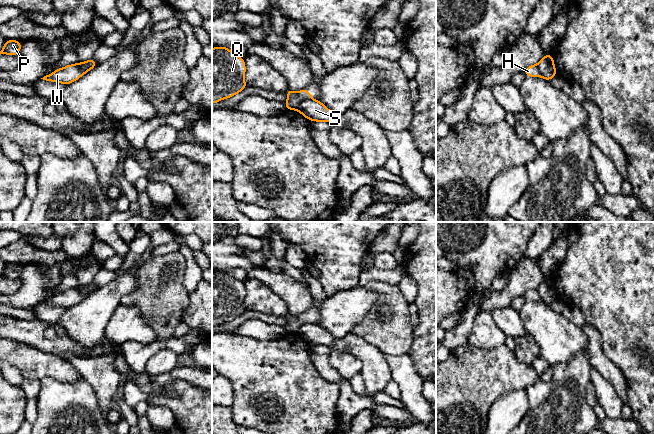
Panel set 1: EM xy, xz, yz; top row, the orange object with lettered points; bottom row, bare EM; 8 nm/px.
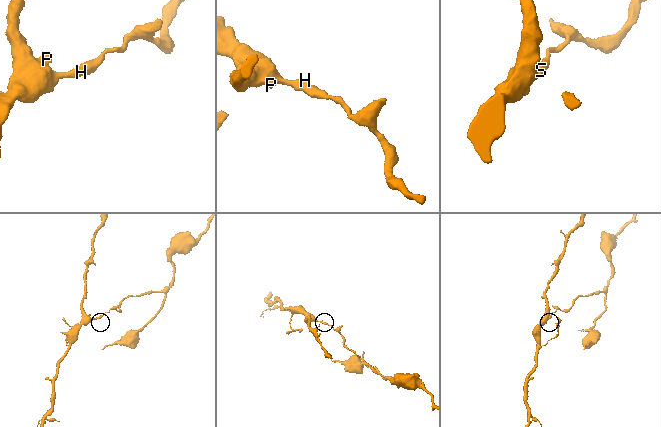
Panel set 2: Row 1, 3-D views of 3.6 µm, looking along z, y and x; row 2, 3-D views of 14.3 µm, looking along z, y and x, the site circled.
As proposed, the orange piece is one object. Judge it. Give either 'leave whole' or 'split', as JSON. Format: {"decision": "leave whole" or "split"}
{"decision": "split"}

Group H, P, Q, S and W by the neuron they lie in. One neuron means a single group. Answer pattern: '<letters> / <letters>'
H P Q W / S

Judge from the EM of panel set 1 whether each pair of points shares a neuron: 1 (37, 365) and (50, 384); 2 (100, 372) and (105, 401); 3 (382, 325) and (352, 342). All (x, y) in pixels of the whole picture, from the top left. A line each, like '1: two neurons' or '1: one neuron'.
1: two neurons
2: one neuron
3: two neurons

